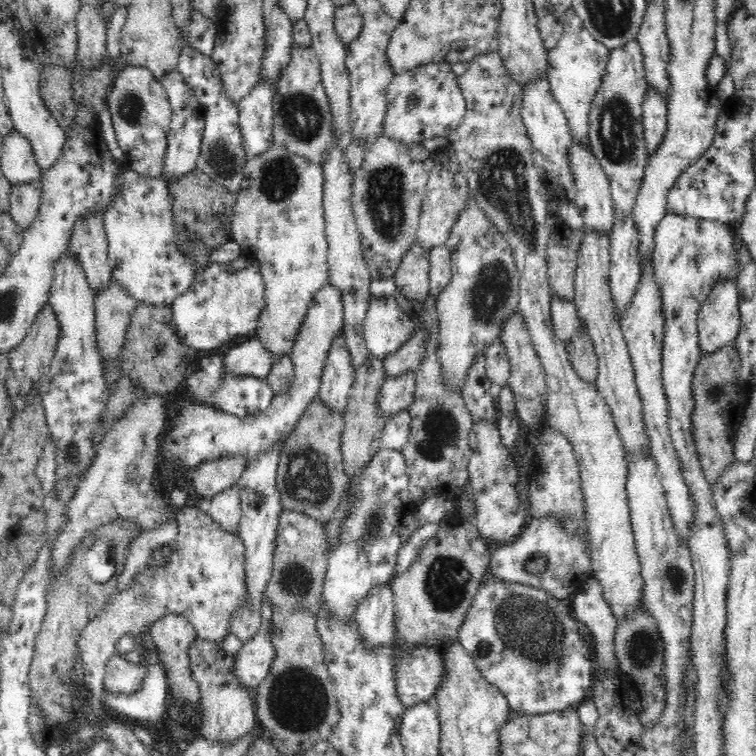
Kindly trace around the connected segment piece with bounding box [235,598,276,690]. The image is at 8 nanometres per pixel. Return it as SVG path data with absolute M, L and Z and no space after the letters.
M264 598L260 630L247 641L243 641L235 654L235 673L242 686L254 690L270 672L276 656L271 641L272 611L270 601Z

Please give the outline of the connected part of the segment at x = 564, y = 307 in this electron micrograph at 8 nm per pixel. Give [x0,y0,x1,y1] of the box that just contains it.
[551,296,583,342]

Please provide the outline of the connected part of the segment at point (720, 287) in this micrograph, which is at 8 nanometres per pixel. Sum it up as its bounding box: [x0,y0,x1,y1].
[697,280,742,357]

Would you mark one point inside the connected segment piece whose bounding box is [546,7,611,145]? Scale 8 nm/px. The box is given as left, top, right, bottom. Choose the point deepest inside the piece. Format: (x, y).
(576, 65)

